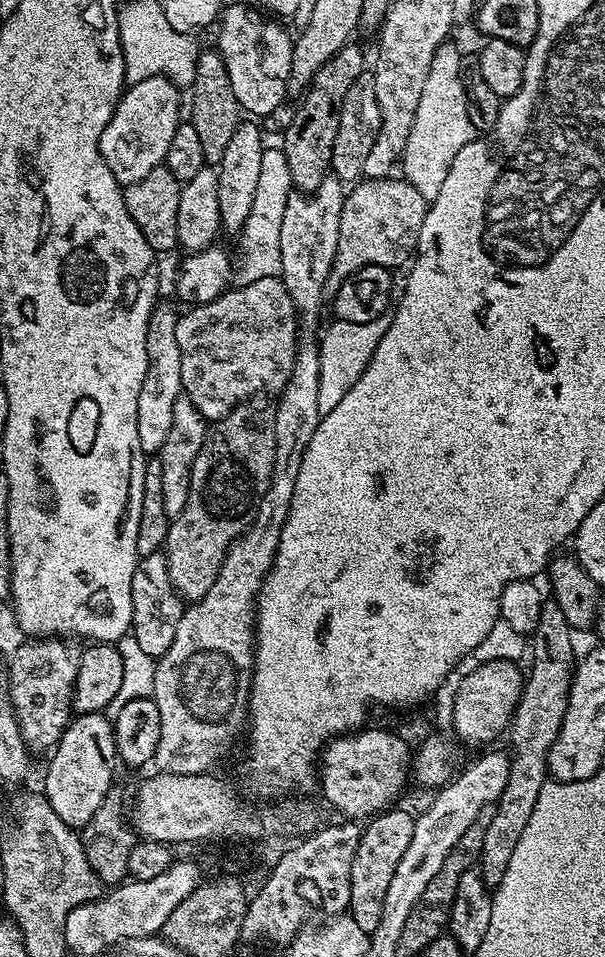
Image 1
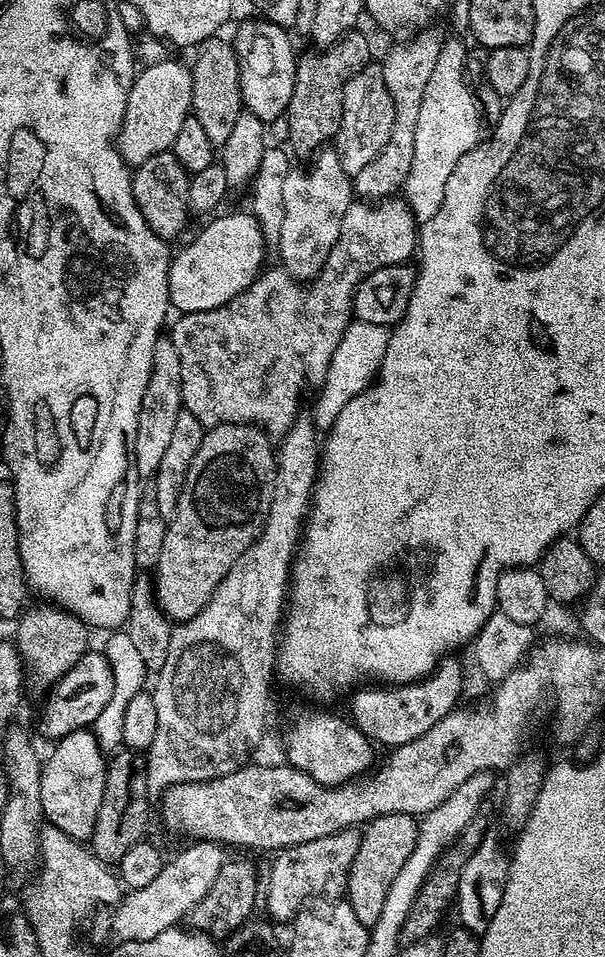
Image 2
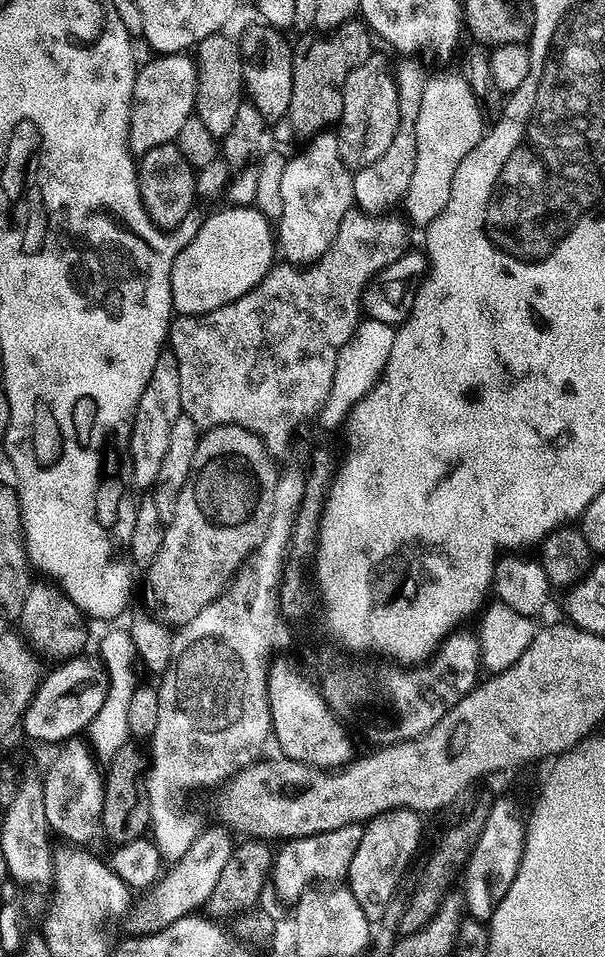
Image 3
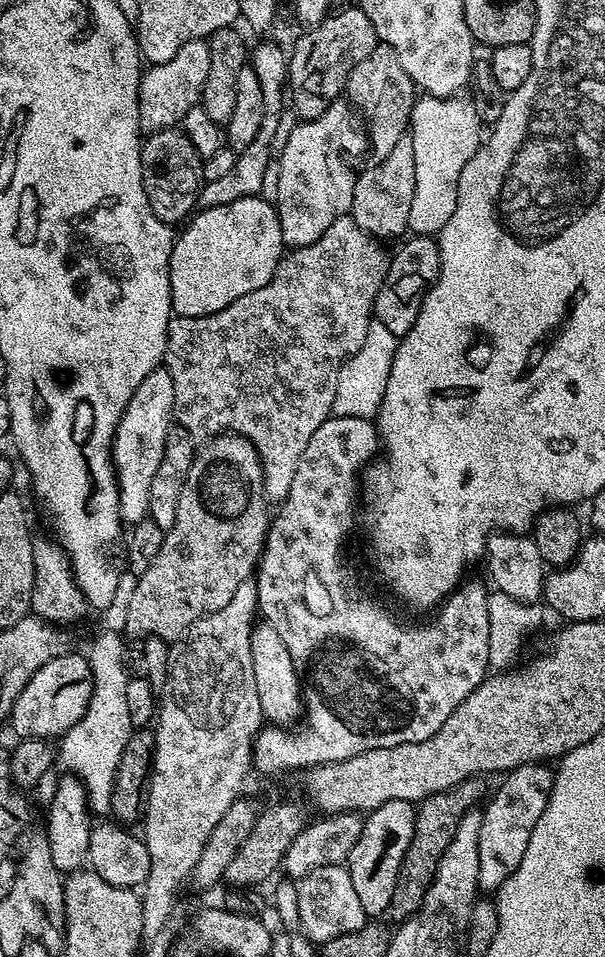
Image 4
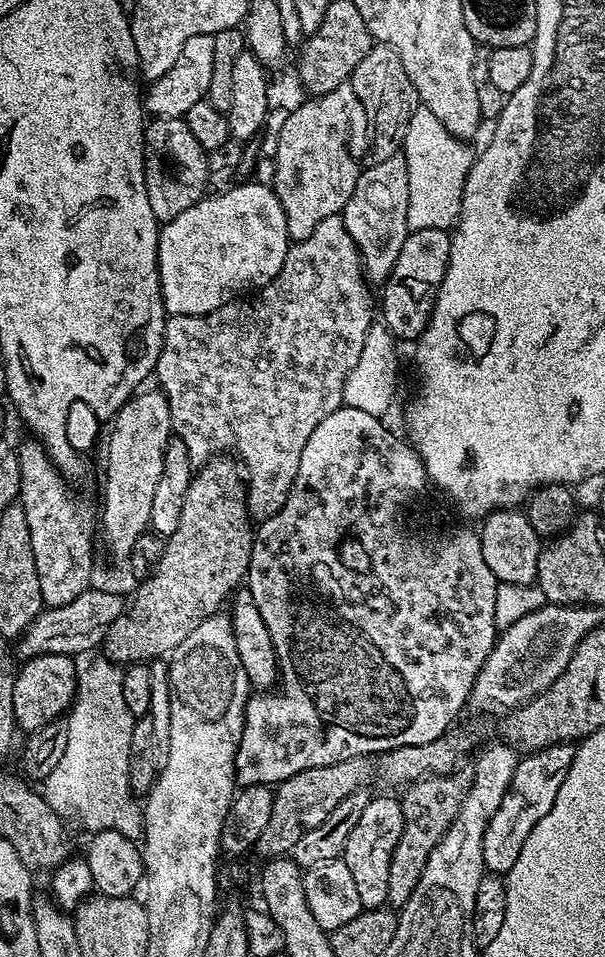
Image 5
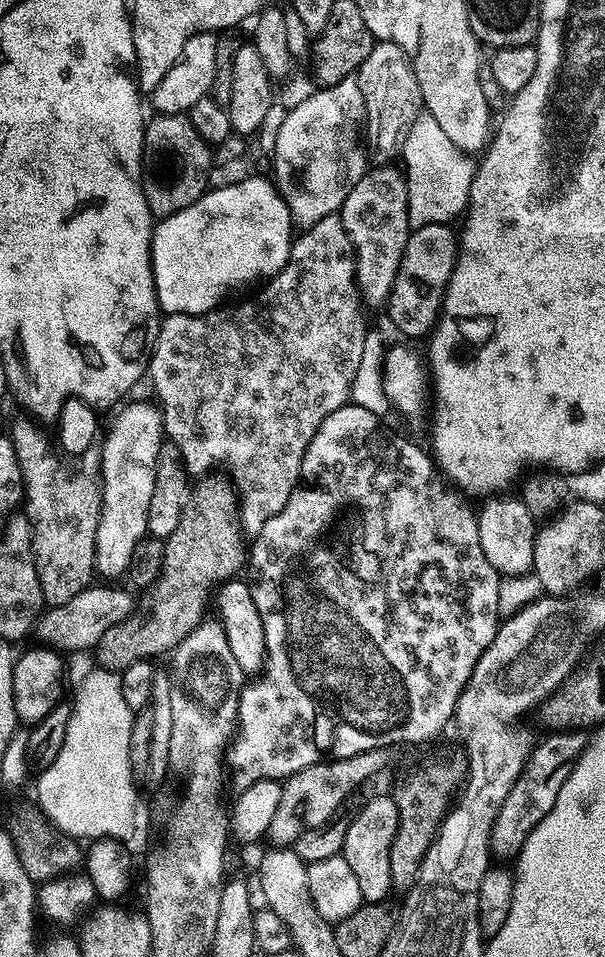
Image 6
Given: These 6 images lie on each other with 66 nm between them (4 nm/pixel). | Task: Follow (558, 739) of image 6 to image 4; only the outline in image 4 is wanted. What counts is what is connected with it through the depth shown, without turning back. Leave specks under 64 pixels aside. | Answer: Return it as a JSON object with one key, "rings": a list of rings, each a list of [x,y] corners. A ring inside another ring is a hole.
{"rings":[[[544,762],[513,768],[501,779],[504,781],[493,794],[492,801],[483,805],[478,830],[478,882],[481,893],[499,893],[510,874],[518,870],[522,854],[526,854],[526,846],[530,846],[530,834],[534,834],[538,818],[542,818],[542,810],[546,810],[553,775],[553,769]]]}

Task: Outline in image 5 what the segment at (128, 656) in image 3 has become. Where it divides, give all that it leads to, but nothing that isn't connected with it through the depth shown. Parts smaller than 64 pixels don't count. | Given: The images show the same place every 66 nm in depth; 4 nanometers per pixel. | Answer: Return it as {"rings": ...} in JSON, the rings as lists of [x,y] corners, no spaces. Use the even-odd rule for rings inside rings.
{"rings":[[[101,660],[100,676],[96,672],[88,676],[88,700],[81,699],[74,708],[76,717],[67,721],[68,749],[62,754],[58,766],[54,766],[42,782],[42,795],[57,816],[69,821],[77,820],[82,827],[89,828],[89,833],[114,830],[139,841],[144,830],[144,818],[141,805],[132,801],[134,793],[128,785],[134,718],[122,699],[123,671],[111,660]]]}

